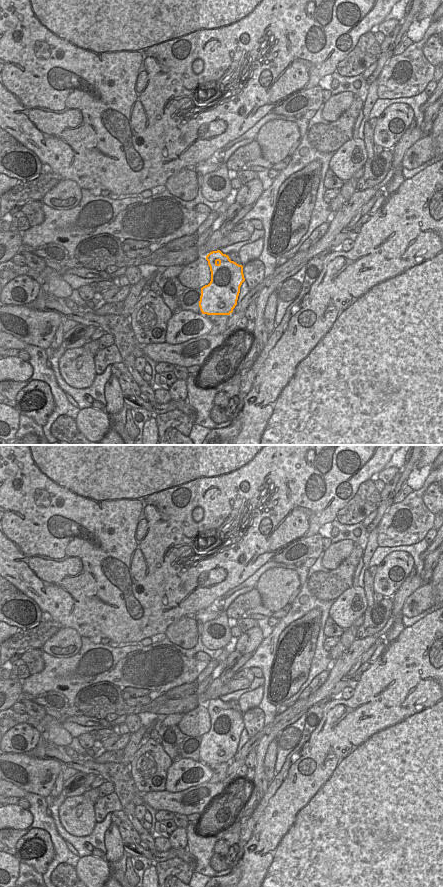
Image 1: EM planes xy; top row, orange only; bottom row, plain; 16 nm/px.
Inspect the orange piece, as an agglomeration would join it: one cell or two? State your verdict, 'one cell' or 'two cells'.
one cell

